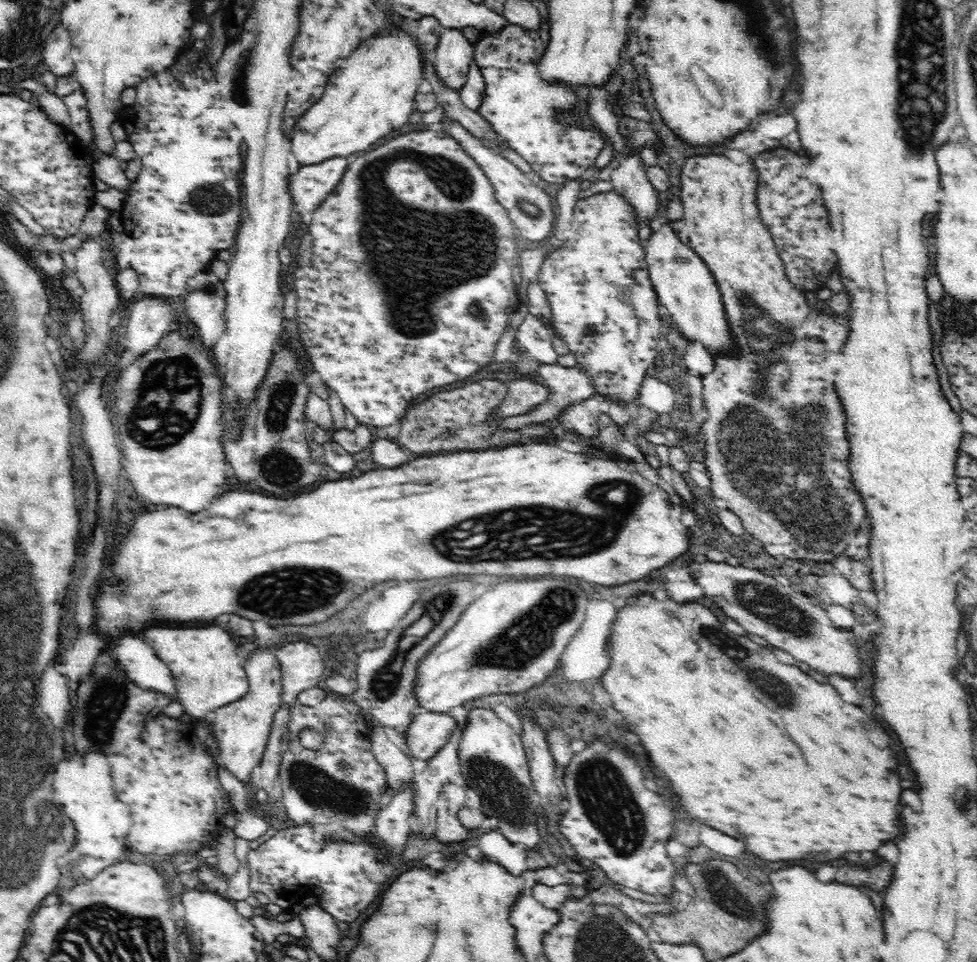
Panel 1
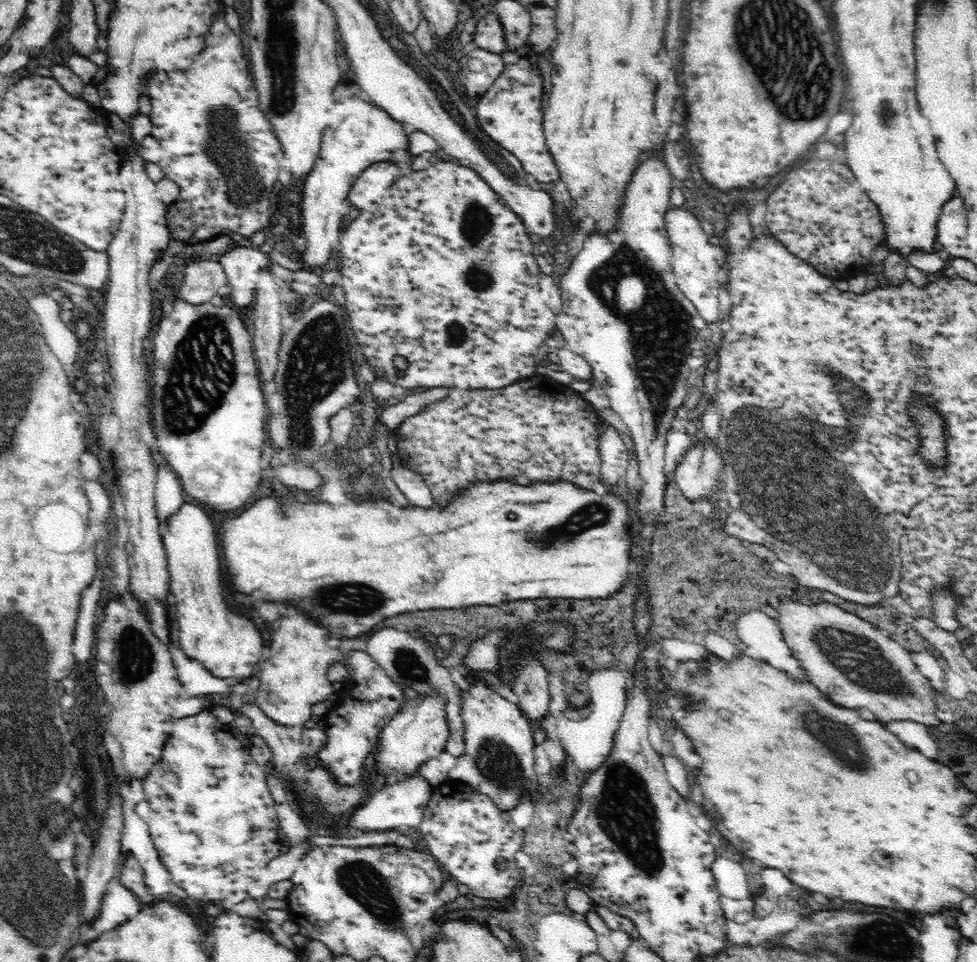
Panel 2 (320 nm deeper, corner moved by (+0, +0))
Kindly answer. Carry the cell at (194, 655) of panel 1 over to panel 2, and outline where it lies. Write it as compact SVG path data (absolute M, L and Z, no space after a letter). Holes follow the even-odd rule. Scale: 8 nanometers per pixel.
M184 503L179 509L180 510L174 512L174 514L168 518L168 522L161 527L161 536L163 536L163 545L167 559L167 570L169 571L169 580L171 580L172 606L169 614L171 614L171 618L175 621L175 633L179 639L179 646L184 650L184 654L187 654L194 660L199 660L208 670L210 670L210 672L212 672L212 674L214 674L214 676L217 676L218 678L238 678L242 679L242 682L244 682L244 680L252 676L254 666L256 666L256 664L260 662L260 659L263 658L264 654L266 654L266 642L263 641L260 629L258 629L252 619L238 613L235 608L232 608L228 599L225 598L227 594L225 594L225 586L223 586L224 578L221 578L221 576L224 575L224 572L222 572L222 568L216 568L216 562L220 562L220 564L223 562L223 553L220 548L221 545L216 542L216 516L212 516L212 514L206 512L206 510L202 510L198 504Z

